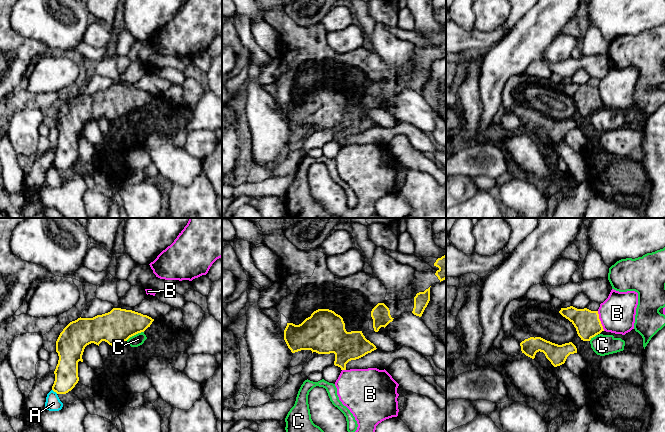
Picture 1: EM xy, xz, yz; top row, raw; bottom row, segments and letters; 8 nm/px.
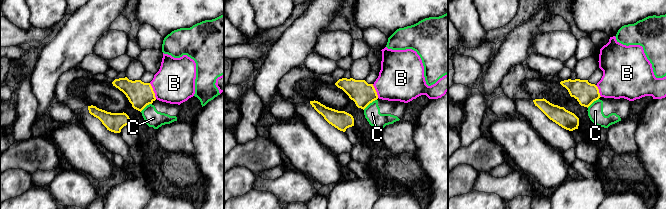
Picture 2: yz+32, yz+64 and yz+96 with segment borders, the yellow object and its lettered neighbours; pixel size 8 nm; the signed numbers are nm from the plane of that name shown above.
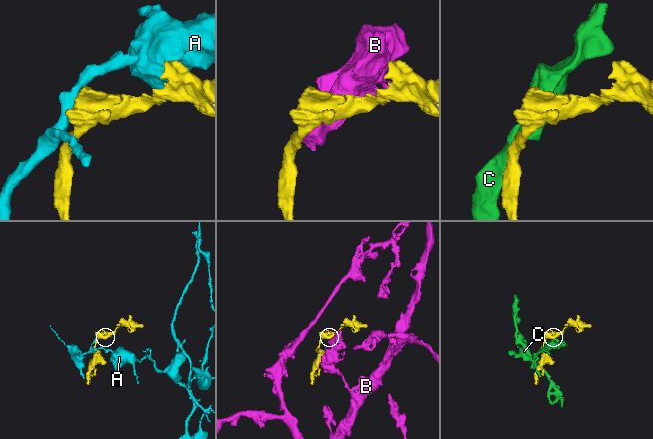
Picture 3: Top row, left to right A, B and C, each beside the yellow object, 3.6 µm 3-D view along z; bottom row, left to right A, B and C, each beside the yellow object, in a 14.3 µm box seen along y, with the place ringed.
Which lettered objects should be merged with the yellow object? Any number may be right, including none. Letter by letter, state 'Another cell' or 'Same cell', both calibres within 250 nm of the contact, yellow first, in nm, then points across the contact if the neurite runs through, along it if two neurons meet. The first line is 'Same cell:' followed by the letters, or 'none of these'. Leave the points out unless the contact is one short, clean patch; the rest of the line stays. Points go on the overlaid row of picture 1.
Same cell: none of these
A: Another cell. Thickness 190 nm (yellow) against 120 nm. Boundary: xy (52, 389), (57, 393)
B: Another cell. Thickness 200 nm (yellow) against 280 nm. Boundary: yz (597, 311), (604, 330)
C: Another cell. Thickness 260 nm (yellow) against 90 nm

